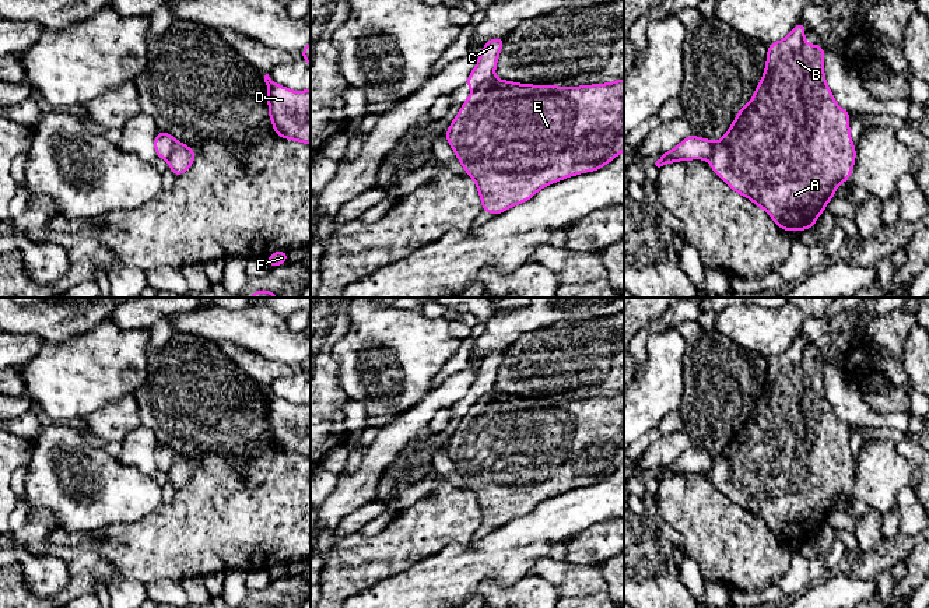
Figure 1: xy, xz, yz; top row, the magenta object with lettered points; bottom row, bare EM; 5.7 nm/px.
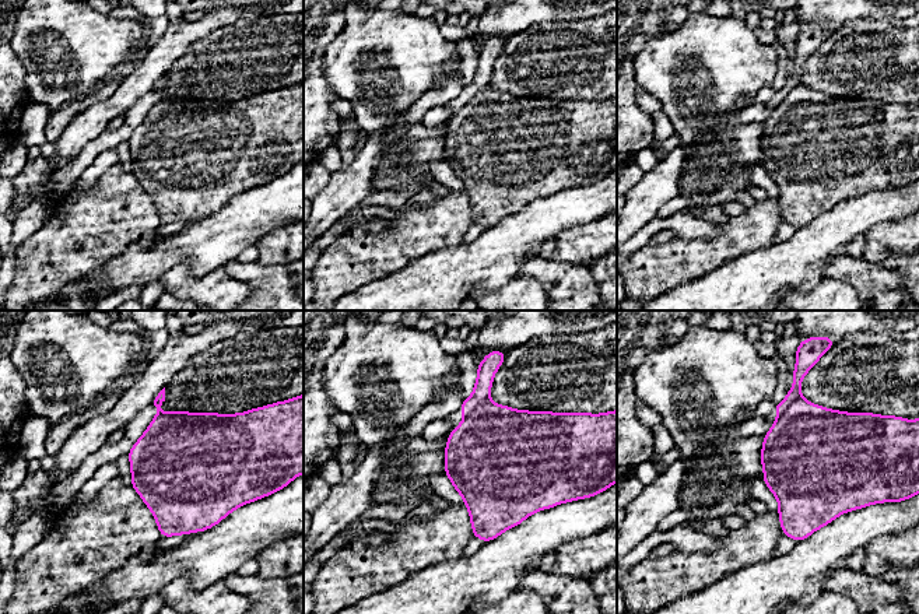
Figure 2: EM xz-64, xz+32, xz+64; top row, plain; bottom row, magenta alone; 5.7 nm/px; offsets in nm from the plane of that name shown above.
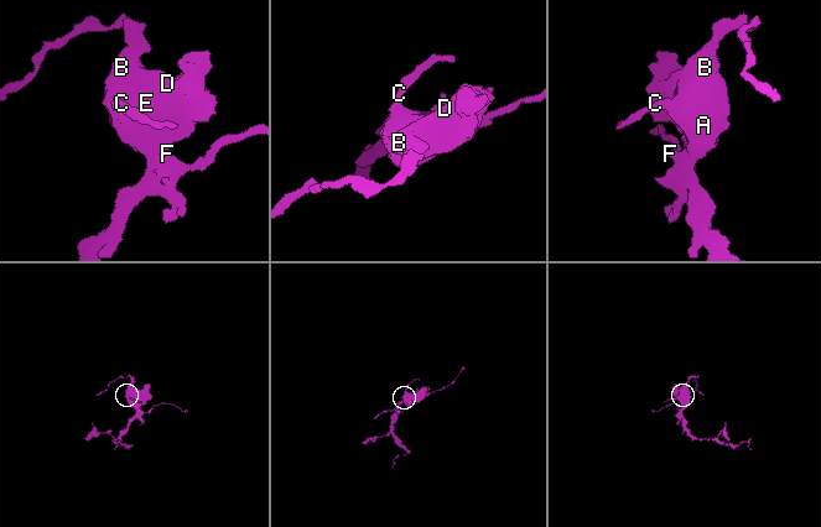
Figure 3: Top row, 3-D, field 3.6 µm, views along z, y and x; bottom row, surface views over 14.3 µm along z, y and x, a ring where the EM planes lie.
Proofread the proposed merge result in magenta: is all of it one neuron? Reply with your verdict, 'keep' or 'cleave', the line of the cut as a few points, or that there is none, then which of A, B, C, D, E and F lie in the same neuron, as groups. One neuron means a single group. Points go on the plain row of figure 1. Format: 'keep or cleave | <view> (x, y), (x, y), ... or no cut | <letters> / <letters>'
cleave | xz (493, 389), (474, 403) | A B D E F / C

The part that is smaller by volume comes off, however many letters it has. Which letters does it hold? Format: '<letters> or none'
C

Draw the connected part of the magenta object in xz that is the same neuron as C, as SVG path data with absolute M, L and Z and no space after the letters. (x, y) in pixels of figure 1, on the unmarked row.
M494 351L490 352L484 359L478 369L474 383L470 386L464 398L471 403L478 401L483 396L494 390L494 384L497 380L498 368L505 355L505 351Z

